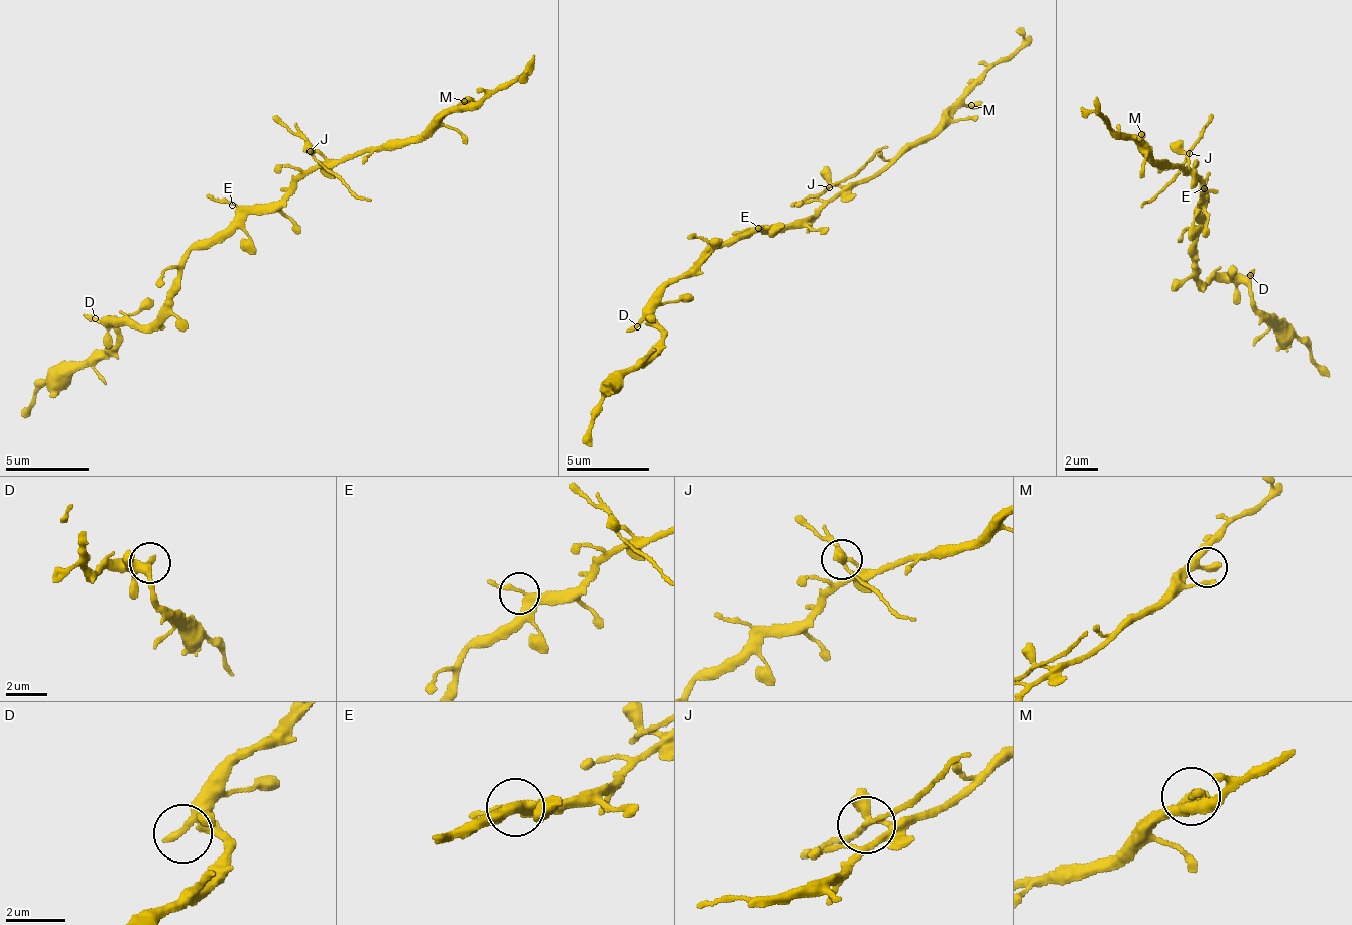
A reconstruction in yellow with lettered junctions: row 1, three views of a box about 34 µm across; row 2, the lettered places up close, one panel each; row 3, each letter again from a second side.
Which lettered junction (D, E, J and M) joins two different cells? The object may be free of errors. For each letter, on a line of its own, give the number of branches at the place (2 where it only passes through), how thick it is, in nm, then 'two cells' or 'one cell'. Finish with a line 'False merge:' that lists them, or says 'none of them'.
D: 3 | 280 nm | one cell
E: 3 | 260 nm | one cell
J: 3 | 280 nm | two cells
M: 2 | 280 nm | one cell
False merge: J

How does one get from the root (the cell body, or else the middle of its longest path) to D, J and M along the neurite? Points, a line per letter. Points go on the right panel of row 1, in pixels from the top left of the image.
D: (1204, 199), (1198, 208), (1193, 275), (1205, 283), (1235, 273), (1250, 275)
J: (1204, 199), (1206, 206), (1205, 183), (1194, 175), (1195, 170), (1186, 157), (1190, 152)
M: (1204, 199), (1206, 206), (1205, 187), (1191, 174), (1192, 178), (1154, 158), (1139, 142), (1141, 134)

